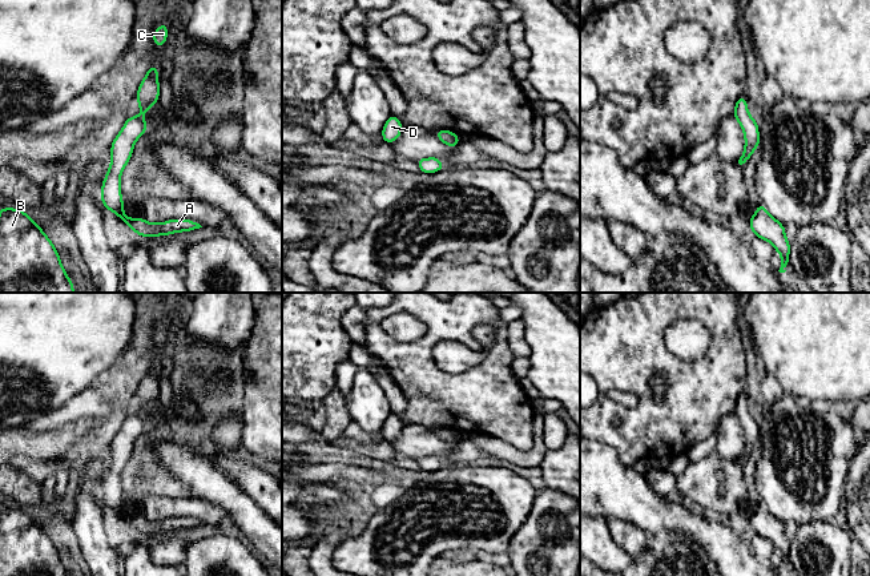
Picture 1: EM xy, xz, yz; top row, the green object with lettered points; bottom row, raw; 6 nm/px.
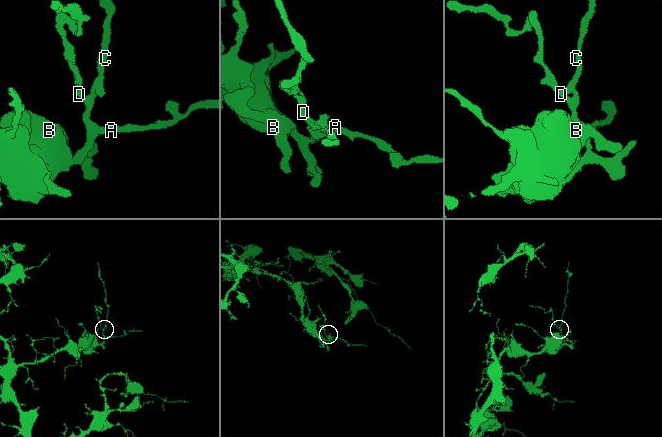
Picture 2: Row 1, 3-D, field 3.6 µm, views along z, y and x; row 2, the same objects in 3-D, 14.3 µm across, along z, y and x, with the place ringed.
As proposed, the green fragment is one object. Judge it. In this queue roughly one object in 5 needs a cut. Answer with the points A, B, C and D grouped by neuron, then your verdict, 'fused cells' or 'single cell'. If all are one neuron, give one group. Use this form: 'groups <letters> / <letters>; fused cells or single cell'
groups A B C D; single cell

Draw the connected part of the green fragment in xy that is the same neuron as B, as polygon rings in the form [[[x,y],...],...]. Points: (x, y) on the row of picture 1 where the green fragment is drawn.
[[[16,208],[0,209],[0,293],[74,293],[52,241]]]

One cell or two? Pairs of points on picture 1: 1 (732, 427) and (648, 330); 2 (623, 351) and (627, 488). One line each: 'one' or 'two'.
1: two
2: two

